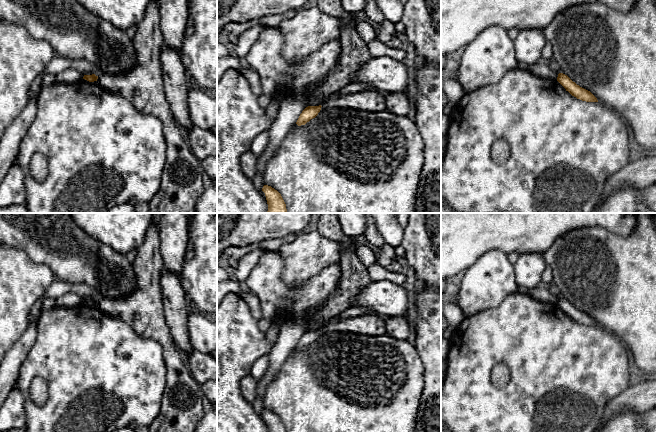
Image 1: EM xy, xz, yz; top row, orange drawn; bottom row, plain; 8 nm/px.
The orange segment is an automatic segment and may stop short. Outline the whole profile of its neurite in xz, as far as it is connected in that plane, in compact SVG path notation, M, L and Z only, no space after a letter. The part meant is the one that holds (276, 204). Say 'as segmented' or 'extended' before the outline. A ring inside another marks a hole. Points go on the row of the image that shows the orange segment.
as segmented; M264 185L262 191L265 193L268 204L267 213L288 213L286 204L277 190L271 186Z

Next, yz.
as segmented; M559 73L557 81L566 89L566 91L577 99L586 102L598 102L597 98L590 91L577 85L567 75Z

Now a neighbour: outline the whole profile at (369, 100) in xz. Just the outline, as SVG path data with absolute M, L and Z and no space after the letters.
M365 90L331 98L322 105L325 109L352 108L365 112L386 111L385 97L376 90Z

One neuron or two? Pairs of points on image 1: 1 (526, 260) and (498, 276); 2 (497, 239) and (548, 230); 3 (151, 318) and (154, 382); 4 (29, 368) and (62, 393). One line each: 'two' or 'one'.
1: two
2: one
3: two
4: one

